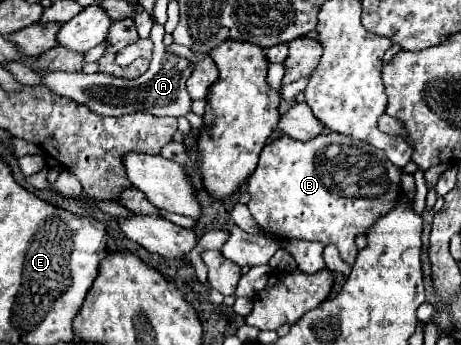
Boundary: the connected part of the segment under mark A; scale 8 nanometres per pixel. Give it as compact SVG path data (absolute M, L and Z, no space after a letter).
M155 24L151 30L151 40L155 44L149 70L137 80L123 80L107 74L83 74L83 72L49 72L41 74L45 86L59 96L73 98L75 102L87 106L89 110L103 116L123 116L131 112L149 112L155 116L185 116L191 110L191 98L185 90L185 82L197 62L197 56L185 46L163 44L163 26Z

